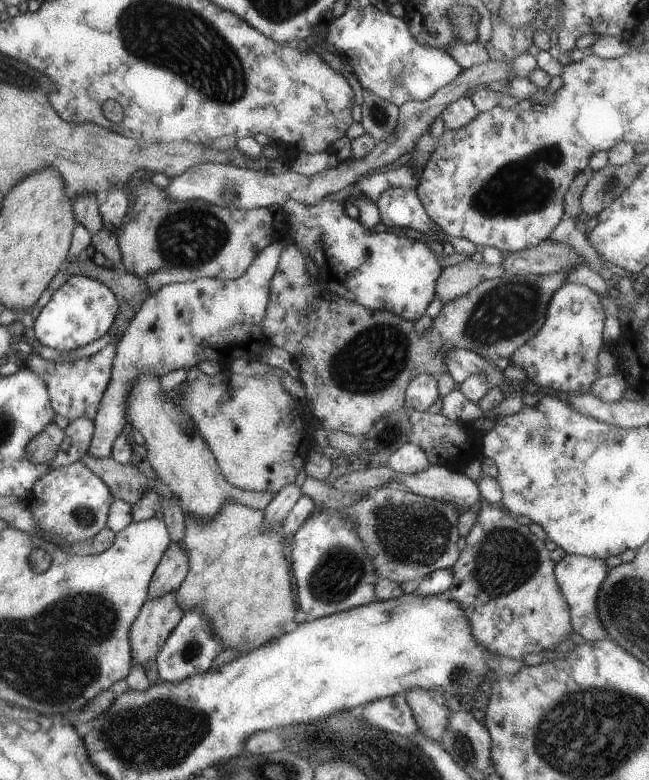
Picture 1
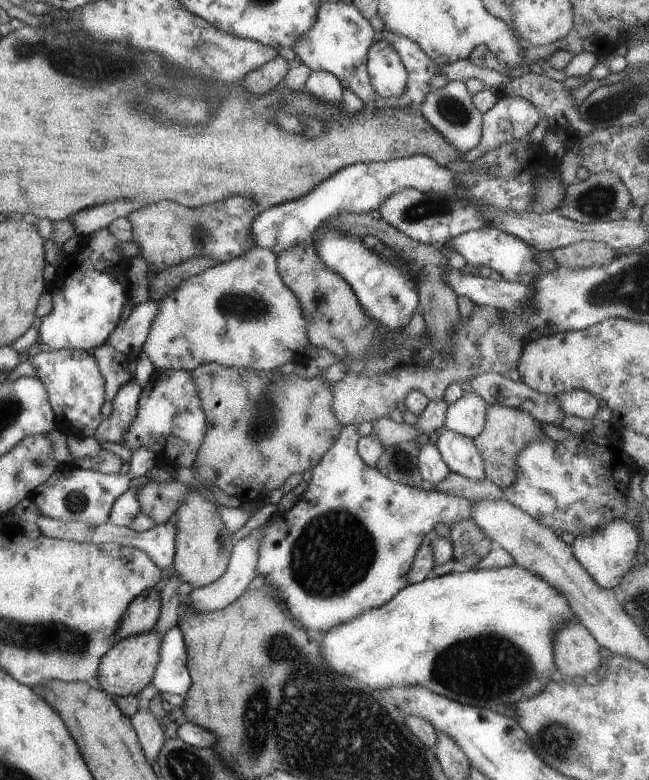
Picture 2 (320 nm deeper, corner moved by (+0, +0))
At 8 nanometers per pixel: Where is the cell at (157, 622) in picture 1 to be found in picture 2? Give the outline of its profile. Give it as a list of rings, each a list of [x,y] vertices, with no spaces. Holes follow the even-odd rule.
[[[155,630],[139,633],[113,643],[100,658],[96,672],[96,681],[101,690],[112,698],[137,695],[144,686],[150,684],[158,661],[159,647],[160,635],[155,633]]]

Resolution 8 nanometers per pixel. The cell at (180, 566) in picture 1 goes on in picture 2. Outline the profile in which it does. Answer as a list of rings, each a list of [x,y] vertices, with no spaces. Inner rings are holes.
[[[154,587],[140,592],[125,607],[112,637],[115,642],[139,633],[153,630],[161,603],[159,592]]]

